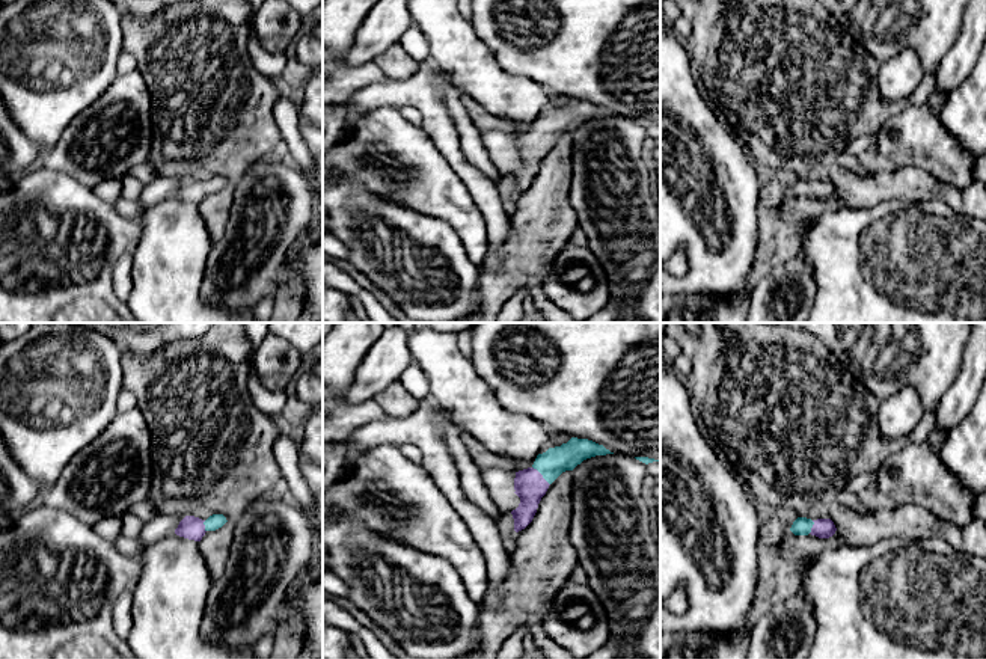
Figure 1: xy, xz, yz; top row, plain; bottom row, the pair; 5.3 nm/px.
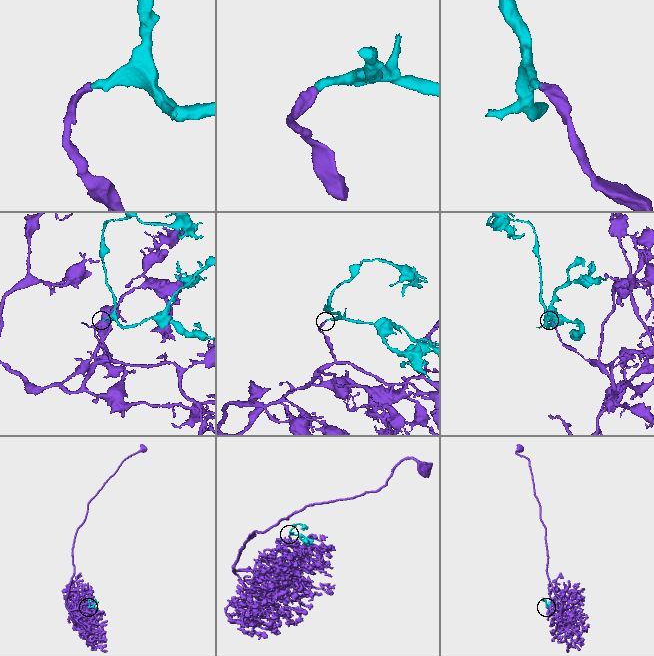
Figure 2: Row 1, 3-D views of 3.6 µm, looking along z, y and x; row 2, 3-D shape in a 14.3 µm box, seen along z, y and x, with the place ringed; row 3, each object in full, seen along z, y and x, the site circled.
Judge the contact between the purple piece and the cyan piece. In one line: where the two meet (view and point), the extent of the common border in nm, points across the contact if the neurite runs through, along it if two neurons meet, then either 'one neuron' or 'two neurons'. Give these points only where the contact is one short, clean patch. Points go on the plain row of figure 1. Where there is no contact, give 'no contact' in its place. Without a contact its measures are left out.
xz (541, 137) | 140 nm | across xz (529, 148), (541, 137), (554, 124) | one neuron

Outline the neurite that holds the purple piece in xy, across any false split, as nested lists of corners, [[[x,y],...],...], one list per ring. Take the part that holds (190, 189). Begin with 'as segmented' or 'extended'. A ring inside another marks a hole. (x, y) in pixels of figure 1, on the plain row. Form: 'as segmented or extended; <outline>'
extended; [[[213,176],[207,182],[185,178],[175,192],[175,196],[188,202],[201,204],[207,193],[216,193],[226,184],[228,182],[223,176]]]

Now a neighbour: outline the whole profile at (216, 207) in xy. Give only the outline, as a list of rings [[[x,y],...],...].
[[[226,184],[222,190],[216,193],[207,193],[199,204],[199,211],[205,220],[213,241],[220,240],[225,232],[225,228],[231,217],[235,185],[237,184]]]

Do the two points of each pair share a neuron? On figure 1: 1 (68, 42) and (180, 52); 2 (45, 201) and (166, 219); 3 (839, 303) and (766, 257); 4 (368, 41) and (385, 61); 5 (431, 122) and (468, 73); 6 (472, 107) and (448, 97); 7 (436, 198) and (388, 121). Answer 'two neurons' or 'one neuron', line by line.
1: two neurons
2: two neurons
3: two neurons
4: two neurons
5: two neurons
6: two neurons
7: one neuron

